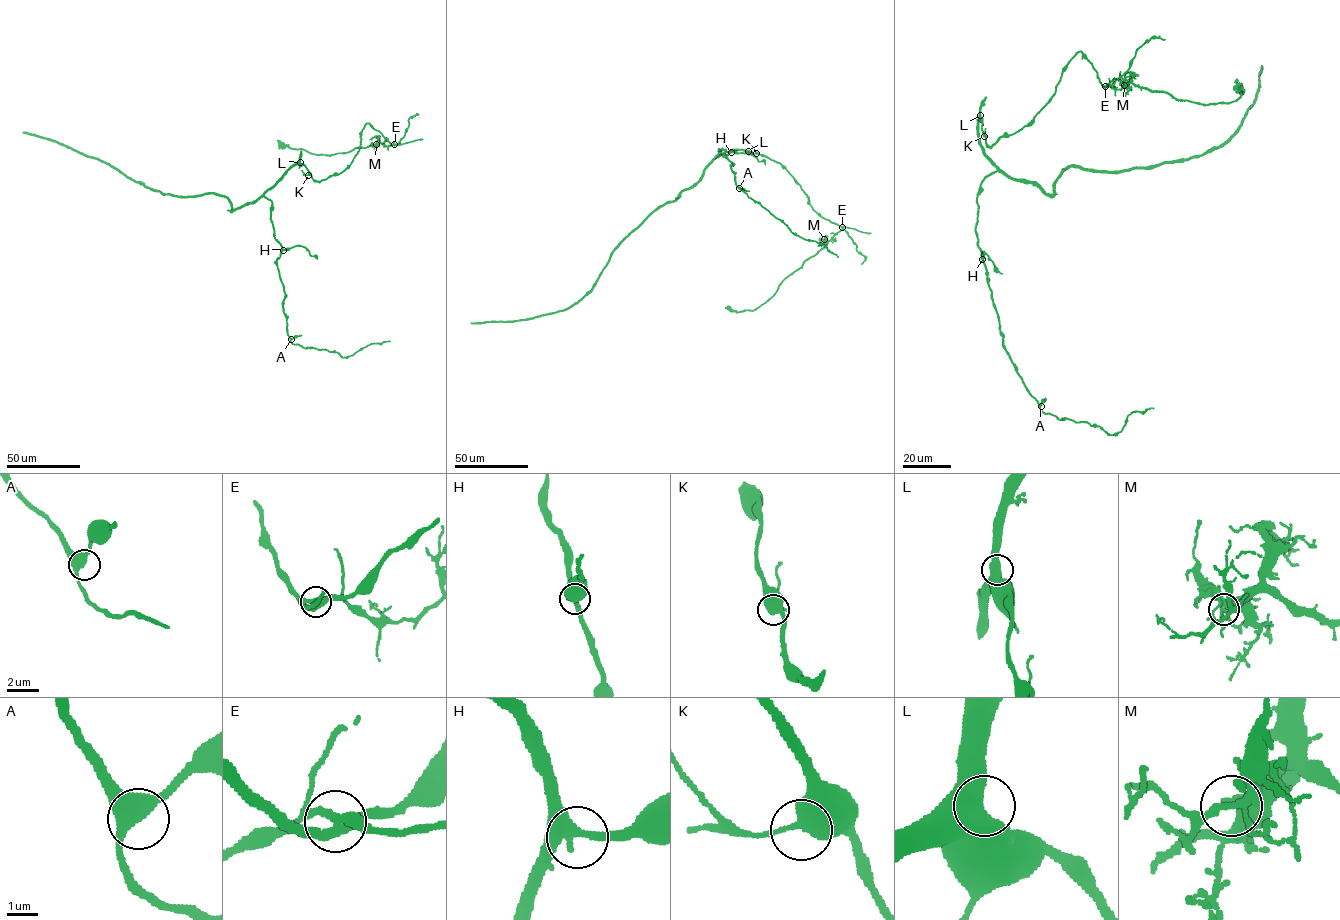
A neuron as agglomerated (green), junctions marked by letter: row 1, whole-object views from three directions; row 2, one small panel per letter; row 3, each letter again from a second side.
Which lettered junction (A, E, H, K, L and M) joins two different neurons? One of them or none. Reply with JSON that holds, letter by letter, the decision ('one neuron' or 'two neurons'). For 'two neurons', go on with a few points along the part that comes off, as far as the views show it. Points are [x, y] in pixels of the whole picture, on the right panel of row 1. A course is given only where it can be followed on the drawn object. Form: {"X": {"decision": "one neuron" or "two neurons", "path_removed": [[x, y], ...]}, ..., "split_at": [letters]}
{"A": {"decision": "one neuron"}, "E": {"decision": "two neurons", "path_removed": [[1105, 86], [1118, 89], [1133, 83], [1174, 98], [1209, 104], [1236, 100], [1243, 92], [1236, 79]]}, "H": {"decision": "one neuron"}, "K": {"decision": "one neuron"}, "L": {"decision": "one neuron"}, "M": {"decision": "one neuron"}, "split_at": ["E"]}

